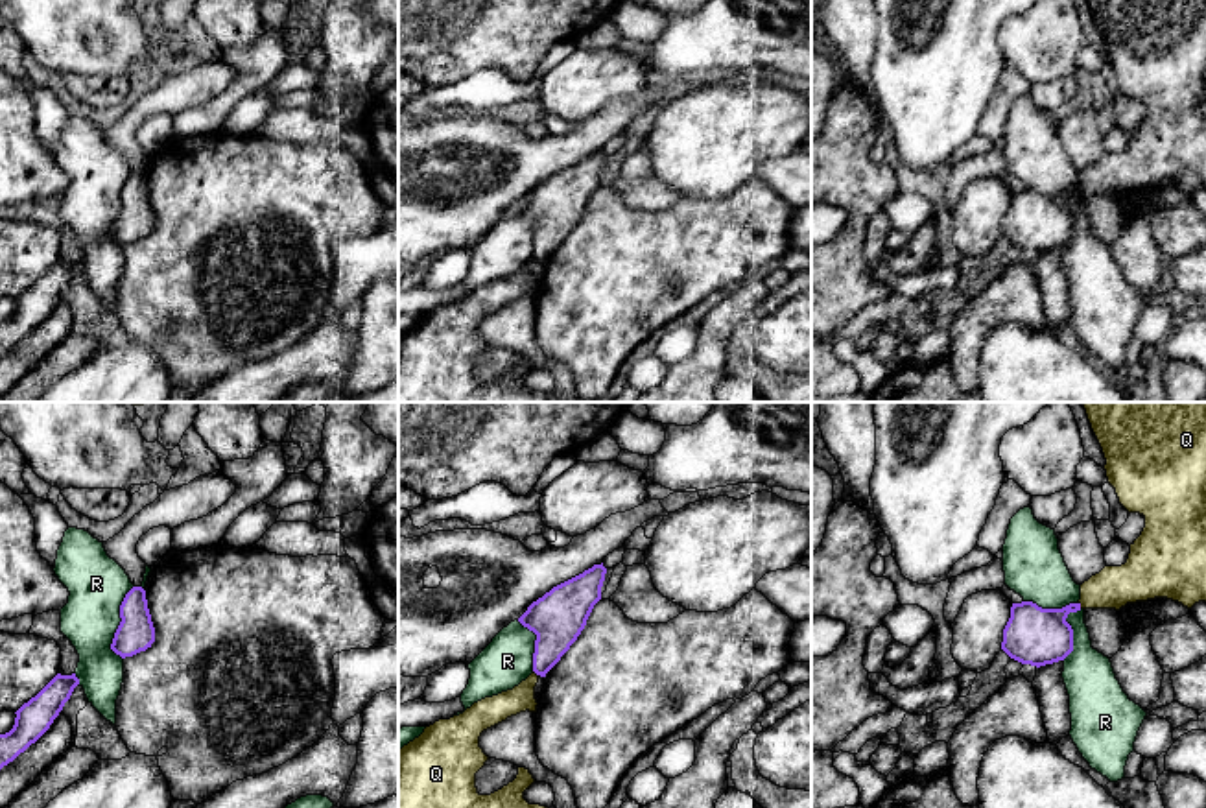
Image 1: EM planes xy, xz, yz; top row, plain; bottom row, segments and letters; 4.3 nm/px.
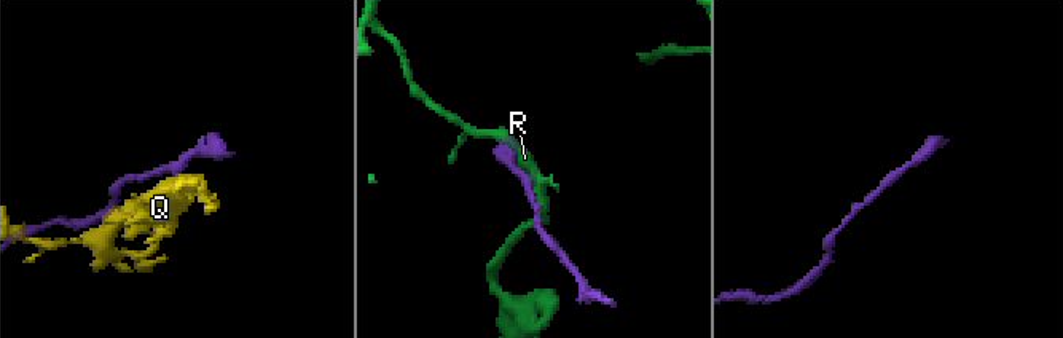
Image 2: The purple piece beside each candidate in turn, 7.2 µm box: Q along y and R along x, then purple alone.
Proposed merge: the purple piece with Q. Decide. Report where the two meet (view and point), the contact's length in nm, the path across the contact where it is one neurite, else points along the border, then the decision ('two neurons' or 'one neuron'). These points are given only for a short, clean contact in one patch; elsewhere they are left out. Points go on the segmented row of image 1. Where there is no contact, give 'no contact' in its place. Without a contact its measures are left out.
yz (1079, 606) | 30 nm | along yz (1079, 602), (1081, 607) | two neurons

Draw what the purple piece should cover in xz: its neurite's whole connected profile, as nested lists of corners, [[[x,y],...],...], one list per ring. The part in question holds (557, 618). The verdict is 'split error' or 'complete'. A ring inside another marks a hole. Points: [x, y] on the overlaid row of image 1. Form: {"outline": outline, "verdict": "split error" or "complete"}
{"outline": [[[594,564],[533,601],[518,622],[537,635],[533,671],[540,677],[561,660],[601,600],[607,568]]], "verdict": "complete"}

